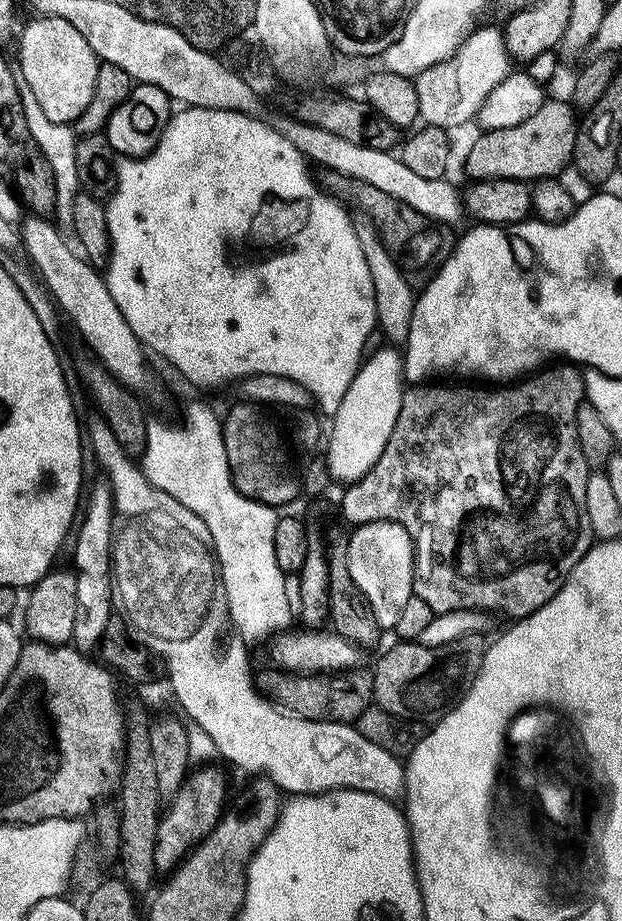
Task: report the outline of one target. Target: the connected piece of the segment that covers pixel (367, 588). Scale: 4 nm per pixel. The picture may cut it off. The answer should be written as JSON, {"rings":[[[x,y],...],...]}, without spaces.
{"rings":[[[379,520],[362,524],[351,529],[352,537],[347,537],[348,565],[350,578],[364,595],[364,601],[370,606],[375,627],[392,630],[405,607],[412,591],[412,571],[416,547],[412,544],[410,534],[401,524],[389,520]]]}

